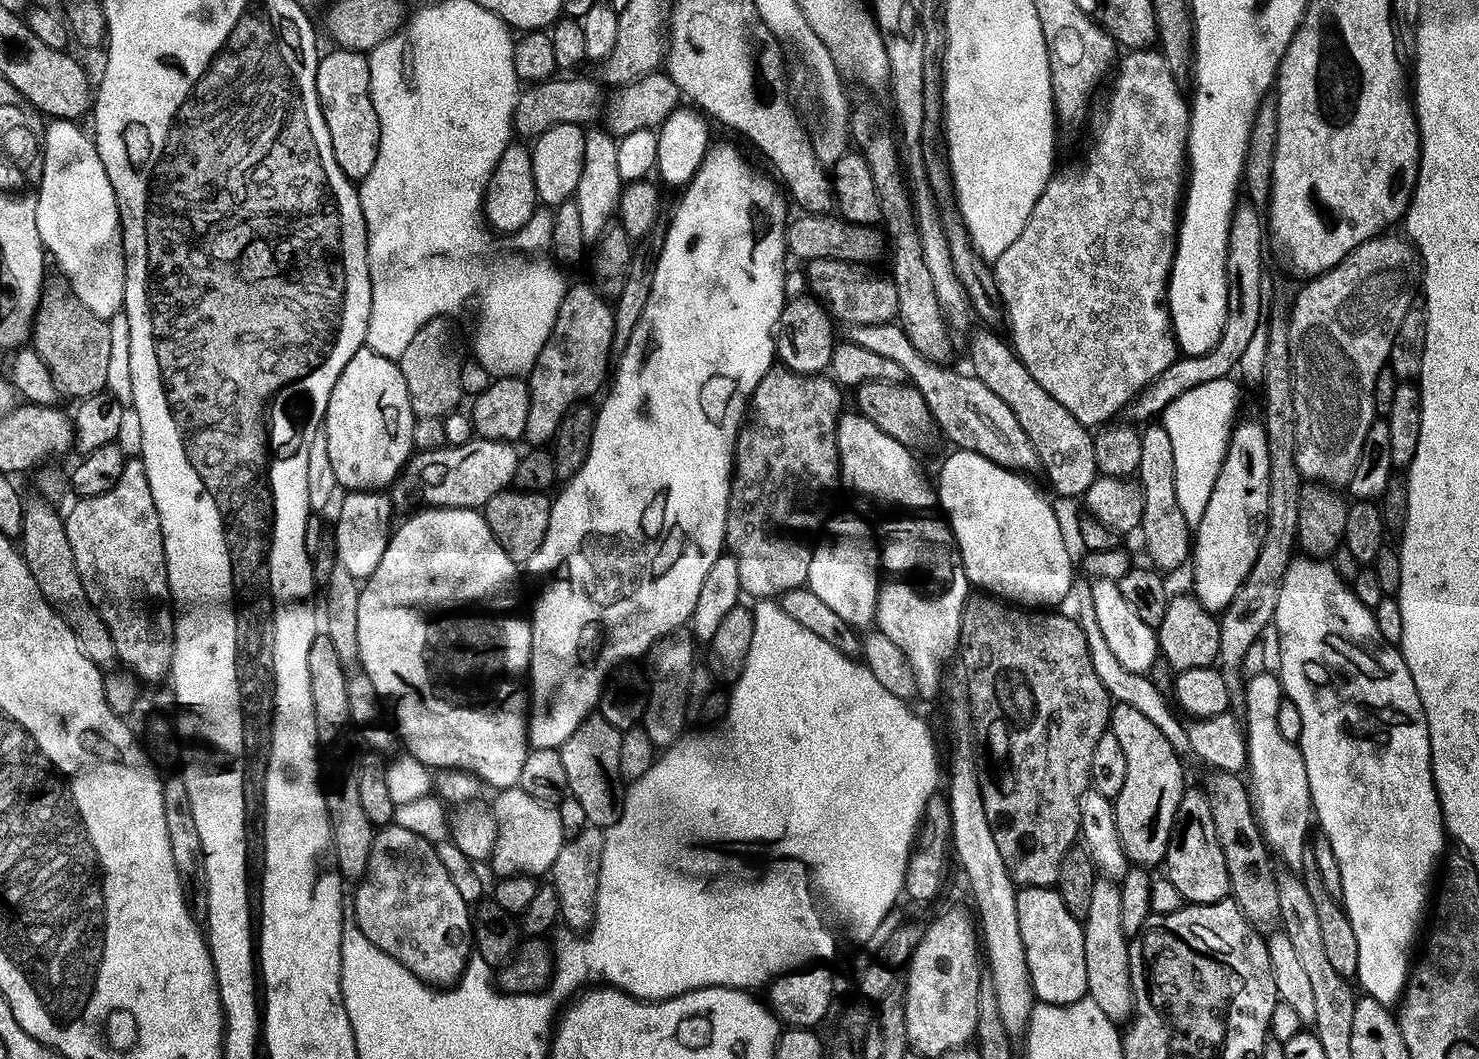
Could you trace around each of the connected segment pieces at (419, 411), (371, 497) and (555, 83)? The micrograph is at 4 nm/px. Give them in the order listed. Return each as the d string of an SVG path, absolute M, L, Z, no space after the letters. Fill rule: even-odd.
M435 316L433 320L426 322L414 334L409 346L398 359L402 378L406 378L410 406L417 417L447 417L447 412L454 411L456 403L462 400L458 370L460 363L466 358L466 352L460 349L460 336L452 322L447 316Z
M352 490L345 496L348 497L340 504L340 513L336 516L336 528L334 527L336 563L345 567L347 573L352 574L357 581L363 582L370 574L374 574L374 570L378 570L378 562L382 562L382 554L386 554L390 529L394 524L394 509L391 499L380 490Z
M572 76L569 80L560 79L541 80L525 87L528 88L525 92L523 89L519 93L516 109L512 115L512 127L517 137L538 137L558 123L574 123L584 126L587 125L587 120L592 120L599 114L600 103L603 100L605 103L606 100L606 92L604 96L603 90L605 89L595 79L592 81L588 76Z

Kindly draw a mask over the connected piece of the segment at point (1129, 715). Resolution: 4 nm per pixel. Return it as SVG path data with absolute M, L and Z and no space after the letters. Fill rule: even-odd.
M1113 703L1110 708L1110 731L1122 745L1126 758L1126 782L1114 797L1116 829L1129 861L1137 867L1161 865L1168 851L1168 841L1176 826L1178 806L1186 787L1182 759L1166 740L1162 730L1134 706Z

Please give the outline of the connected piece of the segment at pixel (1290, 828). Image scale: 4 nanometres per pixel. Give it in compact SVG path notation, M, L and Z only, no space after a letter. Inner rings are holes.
M1265 670L1247 677L1242 707L1248 742L1246 783L1250 789L1256 822L1260 825L1268 848L1276 856L1278 854L1284 860L1296 862L1309 839L1308 823L1313 823L1314 813L1306 778L1306 762L1299 747L1293 741L1291 744L1280 729L1280 700L1282 704L1284 699L1284 689L1275 671Z

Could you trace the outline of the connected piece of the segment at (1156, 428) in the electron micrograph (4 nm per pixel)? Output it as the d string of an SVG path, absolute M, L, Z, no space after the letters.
M1152 422L1147 425L1138 436L1140 457L1136 467L1135 479L1140 485L1142 502L1142 518L1138 529L1139 535L1144 535L1144 548L1148 551L1151 567L1161 573L1168 574L1175 568L1180 568L1190 560L1190 525L1186 522L1186 516L1182 514L1182 506L1178 506L1178 490L1174 486L1174 450L1170 446L1170 434L1166 434L1163 423Z

